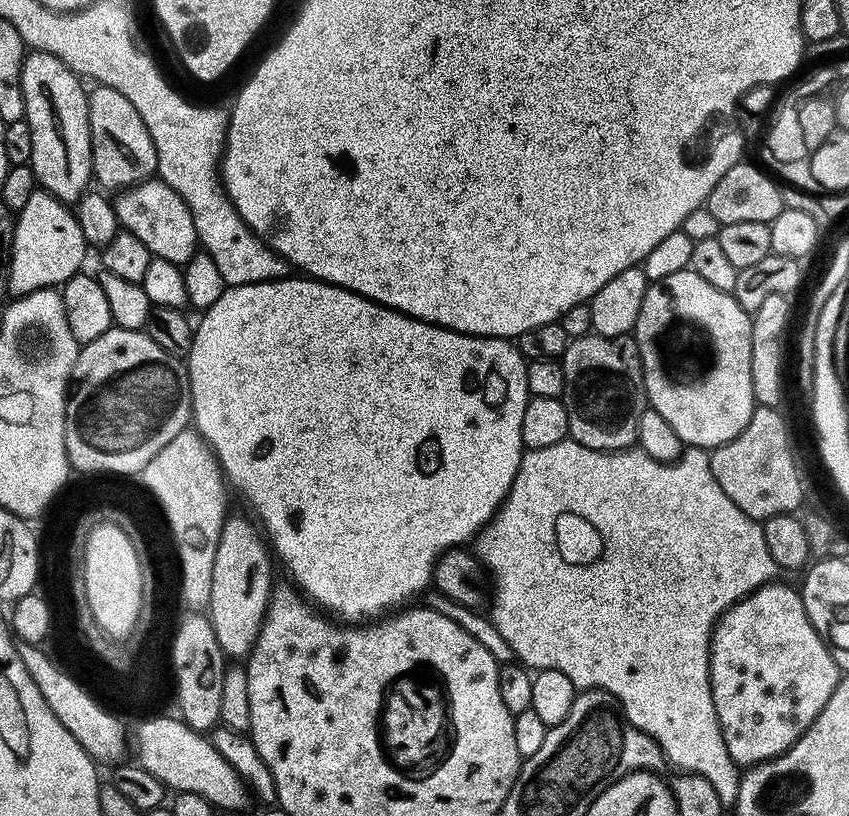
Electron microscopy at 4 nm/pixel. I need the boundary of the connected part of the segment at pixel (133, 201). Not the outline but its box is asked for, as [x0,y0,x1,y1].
[114,178,198,266]

